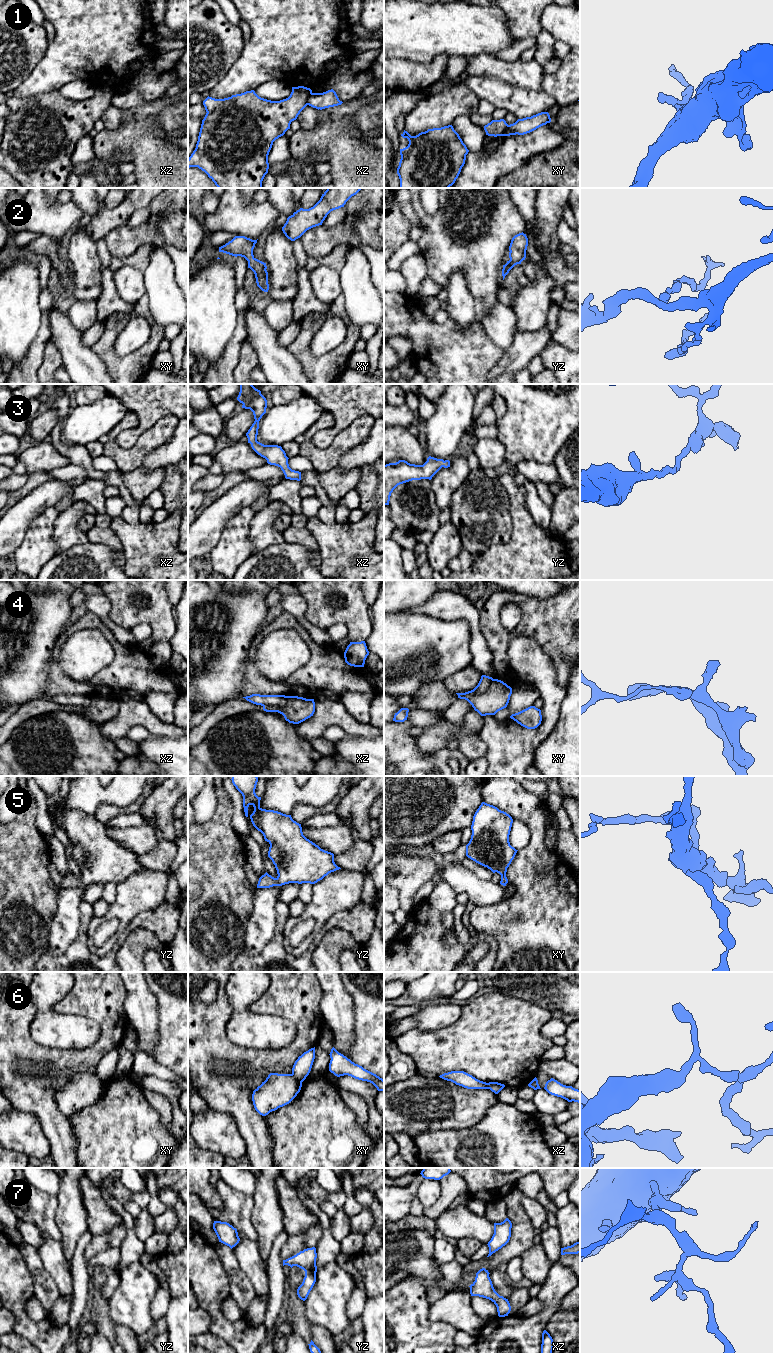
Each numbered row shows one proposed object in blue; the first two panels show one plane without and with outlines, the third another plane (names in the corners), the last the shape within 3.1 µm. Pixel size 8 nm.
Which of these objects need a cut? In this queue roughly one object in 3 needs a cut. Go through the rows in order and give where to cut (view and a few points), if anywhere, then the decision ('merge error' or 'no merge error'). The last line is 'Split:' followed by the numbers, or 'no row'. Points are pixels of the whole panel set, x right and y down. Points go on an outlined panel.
1: cut in xz along (312, 93), (308, 98), (307, 104); merge error
2: no cut; no merge error
3: no cut; no merge error
4: cut in xy along (493, 679), (490, 685), (481, 693), (463, 693), (459, 697); merge error
5: no cut; no merge error
6: cut in xy along (291, 1074), (302, 1081); merge error
7: no cut; no merge error
Split: 1, 4, 6

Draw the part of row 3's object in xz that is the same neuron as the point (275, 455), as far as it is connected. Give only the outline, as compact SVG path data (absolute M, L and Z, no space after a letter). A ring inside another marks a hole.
M240 384L240 392L237 400L242 403L242 408L250 409L254 415L254 423L246 433L248 443L252 449L267 460L270 465L281 468L285 478L290 480L301 480L301 472L292 470L288 464L288 457L281 446L264 445L257 441L259 421L266 413L267 400L252 384Z

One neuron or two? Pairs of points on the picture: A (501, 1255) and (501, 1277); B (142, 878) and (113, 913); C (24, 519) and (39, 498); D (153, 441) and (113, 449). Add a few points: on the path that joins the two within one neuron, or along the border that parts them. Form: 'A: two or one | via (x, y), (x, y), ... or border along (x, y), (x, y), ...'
A: two | border along (506, 1262), (497, 1266), (490, 1273)
B: one | via (139, 887), (122, 904)
C: one | via (24, 514), (34, 503)
D: one | via (143, 446), (136, 453), (123, 453)

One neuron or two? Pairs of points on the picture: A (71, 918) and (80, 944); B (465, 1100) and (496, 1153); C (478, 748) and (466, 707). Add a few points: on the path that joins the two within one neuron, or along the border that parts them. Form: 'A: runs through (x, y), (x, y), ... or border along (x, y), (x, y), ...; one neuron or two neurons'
A: border along (80, 911), (79, 933), (63, 953); two neurons
B: border along (494, 1105), (488, 1109), (479, 1121), (456, 1130); two neurons
C: border along (473, 709), (461, 723), (452, 723), (445, 718); two neurons

